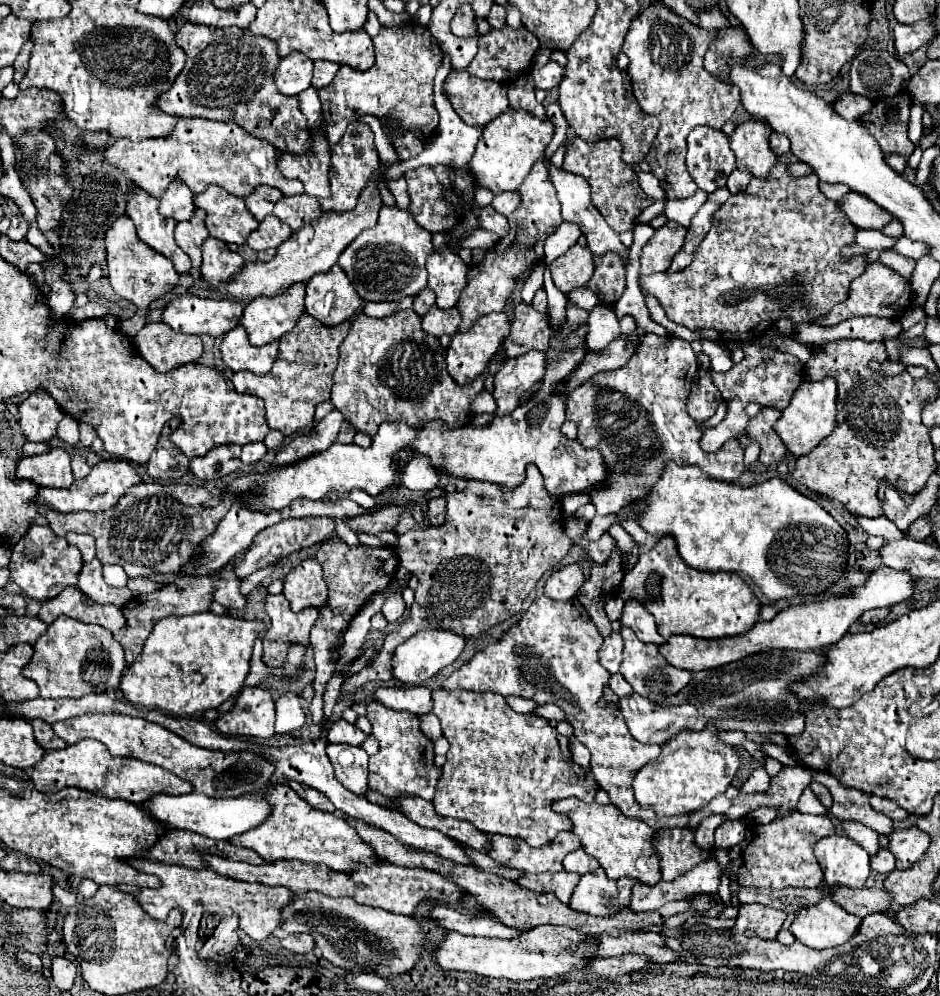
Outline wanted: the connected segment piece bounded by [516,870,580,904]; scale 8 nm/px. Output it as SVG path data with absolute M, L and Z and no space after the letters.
M522 872L522 876L516 880L516 884L520 888L526 888L530 892L552 892L556 894L556 898L562 902L562 904L570 904L570 898L572 898L572 892L576 888L580 880L580 874L576 872L546 872L546 874L528 874L528 872Z

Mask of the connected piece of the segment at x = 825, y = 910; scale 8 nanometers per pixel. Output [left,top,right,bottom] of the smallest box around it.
[778,898,862,948]

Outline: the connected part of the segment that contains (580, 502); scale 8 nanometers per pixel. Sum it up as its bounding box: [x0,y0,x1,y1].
[560,492,590,516]

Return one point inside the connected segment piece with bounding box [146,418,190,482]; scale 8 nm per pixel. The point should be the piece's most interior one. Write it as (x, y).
(168, 462)

